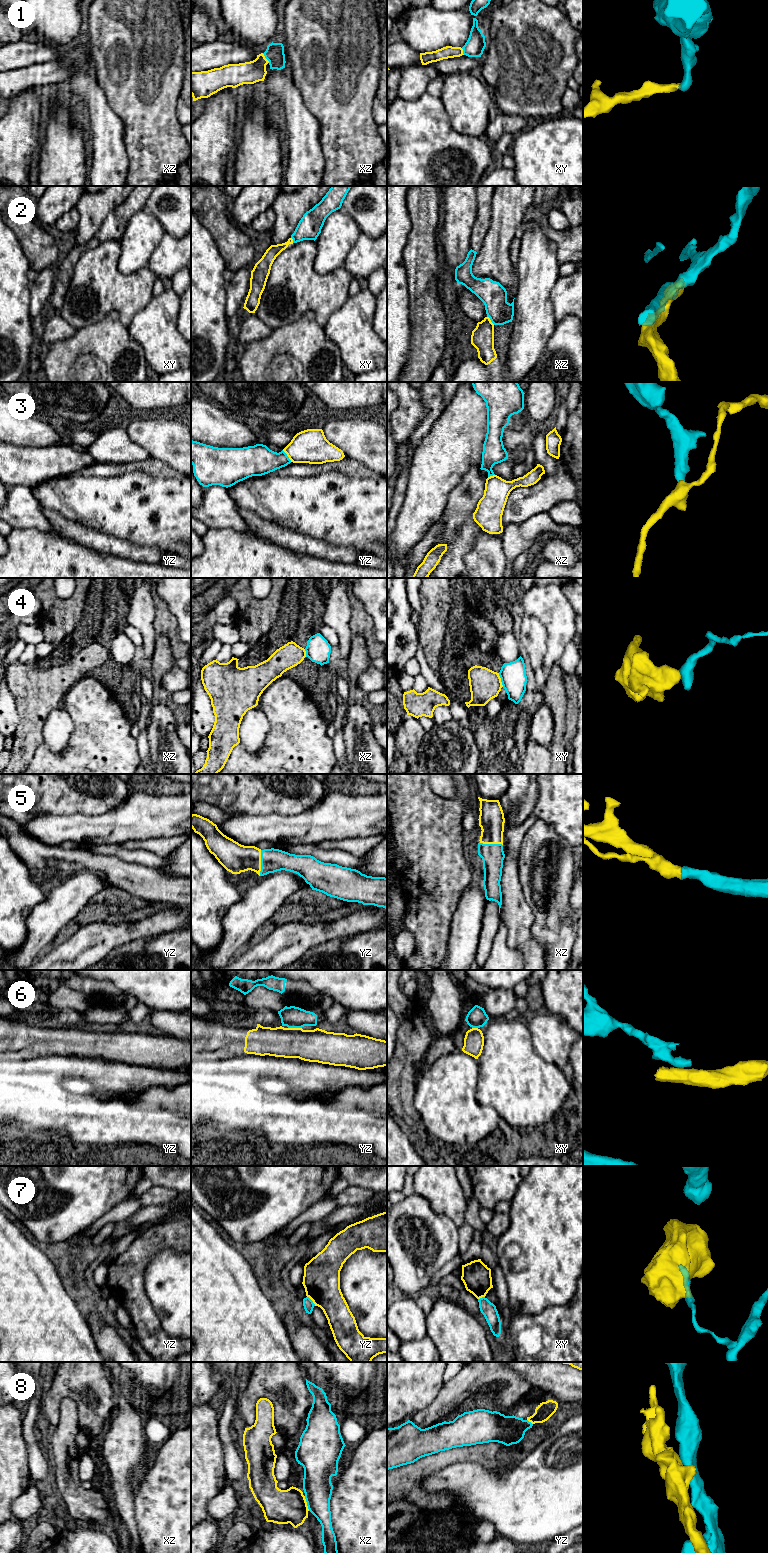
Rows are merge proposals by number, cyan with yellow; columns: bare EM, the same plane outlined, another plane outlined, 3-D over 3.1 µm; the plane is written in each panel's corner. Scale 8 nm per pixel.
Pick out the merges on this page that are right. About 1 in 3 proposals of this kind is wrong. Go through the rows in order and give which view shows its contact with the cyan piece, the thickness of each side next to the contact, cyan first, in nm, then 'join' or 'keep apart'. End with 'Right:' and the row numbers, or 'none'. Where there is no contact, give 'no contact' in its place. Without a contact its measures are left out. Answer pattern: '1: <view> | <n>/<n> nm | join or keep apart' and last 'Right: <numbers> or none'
1: xz | 150/180 nm | join
2: xz | 200/190 nm | keep apart
3: yz | 240/280 nm | keep apart
4: xy | 200/260 nm | keep apart
5: yz | 190/240 nm | join
6: yz | 180/260 nm | keep apart
7: yz | 90/300 nm | keep apart
8: xz | 240/280 nm | keep apart
Right: 1, 5

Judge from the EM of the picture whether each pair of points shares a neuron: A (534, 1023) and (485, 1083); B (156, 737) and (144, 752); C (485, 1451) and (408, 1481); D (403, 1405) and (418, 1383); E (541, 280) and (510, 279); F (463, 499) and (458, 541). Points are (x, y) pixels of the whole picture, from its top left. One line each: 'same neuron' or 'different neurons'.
A: different neurons
B: different neurons
C: same neuron
D: same neuron
E: different neurons
F: same neuron

